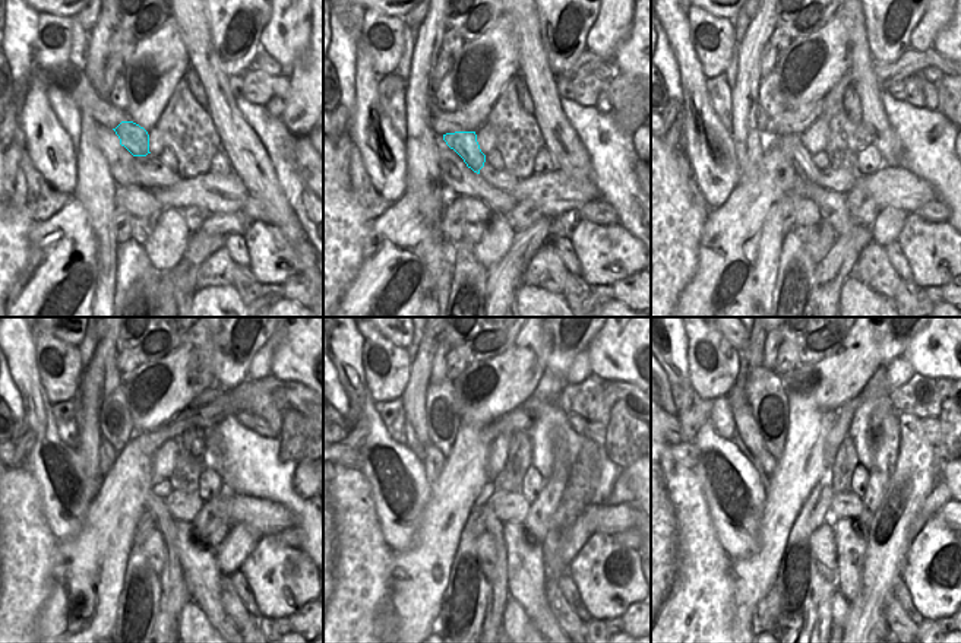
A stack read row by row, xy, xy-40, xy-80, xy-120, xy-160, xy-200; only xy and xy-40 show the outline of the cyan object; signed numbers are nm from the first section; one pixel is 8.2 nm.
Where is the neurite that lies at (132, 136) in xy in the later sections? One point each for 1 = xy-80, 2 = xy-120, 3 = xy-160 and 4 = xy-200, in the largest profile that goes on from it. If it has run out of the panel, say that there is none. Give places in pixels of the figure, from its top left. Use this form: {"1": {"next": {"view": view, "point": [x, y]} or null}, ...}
{"1": {"next": {"view": "xy-80", "point": [800, 157]}}, "2": {"next": {"view": "xy-120", "point": [171, 575]}}, "3": {"next": {"view": "xy-160", "point": [499, 576]}}, "4": {"next": {"view": "xy-200", "point": [824, 608]}}}

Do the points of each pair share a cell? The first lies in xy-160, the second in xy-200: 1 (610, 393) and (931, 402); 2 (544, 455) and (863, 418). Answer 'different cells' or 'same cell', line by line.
1: different cells
2: same cell

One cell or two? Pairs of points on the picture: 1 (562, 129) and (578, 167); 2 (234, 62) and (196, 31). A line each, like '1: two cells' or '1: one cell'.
1: one cell
2: two cells

